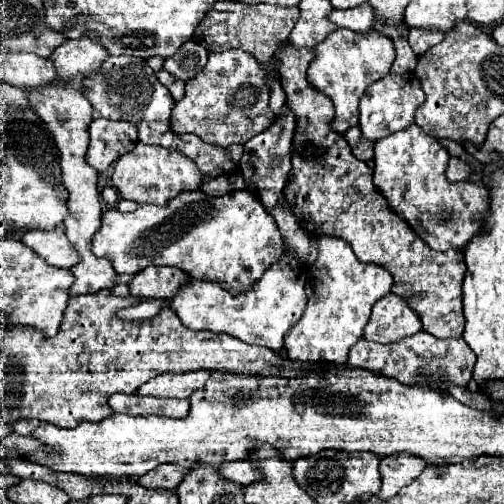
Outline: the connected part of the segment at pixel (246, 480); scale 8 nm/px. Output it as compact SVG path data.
M232 461L232 463L222 463L220 465L220 473L230 479L236 481L240 485L252 485L254 481L262 481L262 473L258 473L258 469L250 463L250 461Z

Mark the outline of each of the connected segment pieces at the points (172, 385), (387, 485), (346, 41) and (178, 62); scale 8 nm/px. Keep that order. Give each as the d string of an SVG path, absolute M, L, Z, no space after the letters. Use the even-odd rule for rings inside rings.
M192 371L192 373L162 373L148 383L144 383L136 393L154 395L154 397L176 397L188 399L196 389L204 389L206 381L212 373L208 371Z
M398 453L398 457L382 457L380 461L380 475L382 487L376 497L390 499L410 481L414 481L422 469L426 469L426 461L420 457L410 457L410 453Z
M350 29L332 31L322 43L316 45L316 59L310 63L308 81L322 93L326 93L336 109L332 129L344 135L350 127L358 125L358 103L366 87L390 73L394 61L394 45L378 31L356 33Z
M186 41L186 45L178 49L178 53L174 53L164 61L164 69L172 73L176 79L188 81L206 65L206 61L208 61L208 51L196 41Z

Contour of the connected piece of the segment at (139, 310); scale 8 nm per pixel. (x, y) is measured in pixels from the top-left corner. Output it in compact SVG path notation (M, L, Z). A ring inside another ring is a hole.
M144 299L144 301L138 303L138 305L120 309L120 311L118 311L118 317L126 319L126 321L134 321L134 319L152 319L152 317L158 315L158 311L160 311L160 307L162 307L164 303L166 303L166 301L162 301L162 299Z

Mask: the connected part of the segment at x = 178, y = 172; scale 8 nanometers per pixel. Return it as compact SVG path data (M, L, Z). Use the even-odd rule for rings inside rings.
M138 143L130 153L122 155L116 161L112 185L118 189L122 199L136 201L138 205L146 205L146 203L164 205L166 201L170 201L170 197L176 197L176 193L182 193L186 189L198 189L202 185L202 179L204 175L194 165L194 161L186 159L186 155L174 149Z

